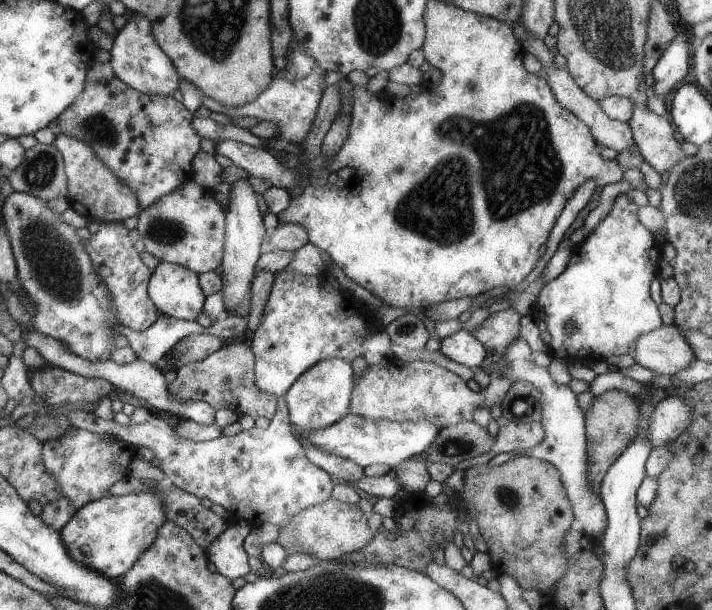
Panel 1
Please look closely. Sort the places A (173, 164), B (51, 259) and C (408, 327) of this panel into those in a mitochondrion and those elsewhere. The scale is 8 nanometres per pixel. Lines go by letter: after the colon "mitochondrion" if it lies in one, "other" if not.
A: other
B: mitochondrion
C: mitochondrion

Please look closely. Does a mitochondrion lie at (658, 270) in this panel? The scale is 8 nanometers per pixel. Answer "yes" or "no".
no

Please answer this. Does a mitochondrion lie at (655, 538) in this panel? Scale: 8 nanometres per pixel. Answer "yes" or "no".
yes

